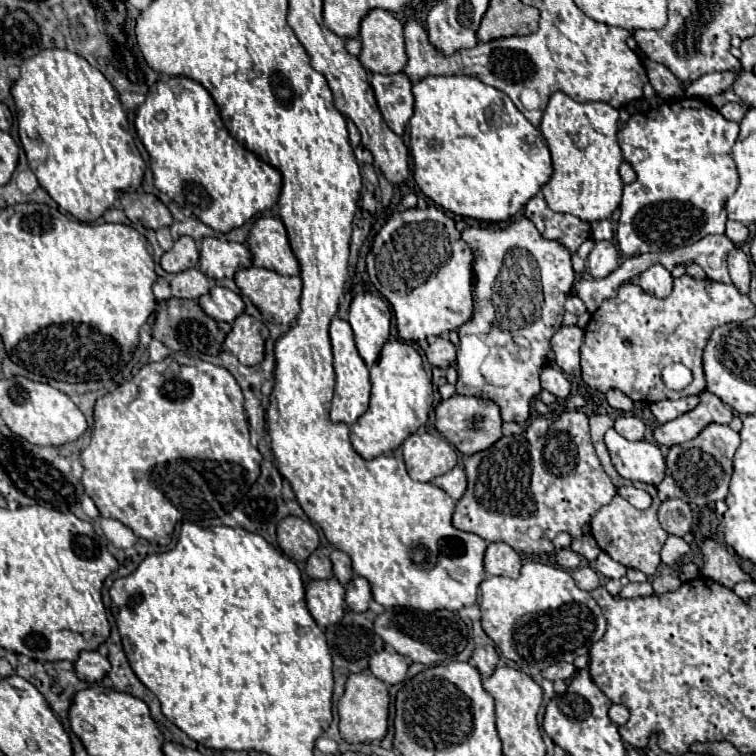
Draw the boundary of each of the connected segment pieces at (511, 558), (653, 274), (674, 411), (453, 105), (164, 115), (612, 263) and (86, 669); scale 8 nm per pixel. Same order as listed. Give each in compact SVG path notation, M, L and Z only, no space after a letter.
M493 542L485 550L483 566L485 566L487 574L517 578L519 570L521 570L521 558L511 546L507 546L503 542Z
M655 264L651 268L647 268L641 276L639 276L639 286L655 296L655 298L665 298L671 294L671 286L673 286L673 278L669 274L669 270L665 270L663 266Z
M685 396L679 400L661 400L651 404L651 412L657 418L657 422L665 424L669 420L675 420L677 416L693 410L699 404L699 396Z
M453 74L453 76L425 76L419 82L413 84L413 96L415 96L415 114L409 120L409 150L411 150L411 158L413 158L413 178L417 182L417 186L421 188L421 192L425 196L429 196L437 206L441 206L443 210L455 214L455 216L463 216L463 218L475 218L475 220L485 220L485 222L503 222L509 220L513 214L517 214L539 190L541 186L551 178L553 174L553 166L551 166L551 154L549 148L539 132L539 128L535 128L519 110L517 106L511 102L511 98L503 92L499 92L493 86L483 84L479 78L475 76L465 76L465 74Z
M171 76L167 80L157 80L145 98L145 102L137 108L135 128L151 156L151 170L155 176L155 186L165 192L171 200L187 208L195 214L203 224L211 226L217 232L229 232L233 228L243 226L249 218L271 208L281 190L281 174L259 160L253 152L245 150L223 126L219 108L215 106L211 94L195 80L185 76Z
M601 240L595 242L595 248L591 250L587 258L587 268L593 278L605 278L619 266L619 252L613 242Z
M81 652L73 666L75 666L77 678L89 684L99 682L109 672L109 660L99 652Z

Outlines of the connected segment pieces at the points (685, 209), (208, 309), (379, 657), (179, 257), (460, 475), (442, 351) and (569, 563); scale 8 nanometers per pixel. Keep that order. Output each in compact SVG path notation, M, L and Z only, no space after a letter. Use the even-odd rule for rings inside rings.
M699 98L665 102L659 108L637 112L621 128L623 158L637 174L637 180L623 188L617 226L619 248L625 256L675 250L709 234L725 234L725 202L739 184L731 156L739 124L725 120L719 110L705 104L709 102Z
M213 286L209 290L209 294L199 298L199 304L205 310L205 314L209 314L213 320L229 322L229 324L245 310L241 296L229 288L221 288L221 286Z
M381 650L375 656L371 656L369 660L369 670L375 678L383 680L385 684L397 684L401 680L405 680L409 668L409 660L393 650Z
M181 236L169 252L161 256L161 268L169 274L183 272L187 268L199 268L199 250L189 236Z
M455 466L453 470L449 470L443 476L437 476L433 480L433 484L441 490L445 490L453 500L459 500L465 494L467 488L467 478L465 478L465 470L461 466Z
M437 336L429 340L429 348L425 356L431 366L449 368L455 362L455 346L449 342L447 336Z
M561 548L555 558L557 558L557 564L565 570L575 570L579 566L579 556L571 548Z

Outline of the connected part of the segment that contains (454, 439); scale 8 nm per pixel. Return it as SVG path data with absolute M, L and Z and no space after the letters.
M455 394L453 398L439 402L439 406L435 408L435 414L437 414L435 428L465 456L487 450L491 444L495 444L503 436L501 434L501 424L503 424L501 412L491 400Z

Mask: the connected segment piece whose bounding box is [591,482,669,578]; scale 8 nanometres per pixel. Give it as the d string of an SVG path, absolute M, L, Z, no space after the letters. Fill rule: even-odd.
M635 482L635 486L643 488L651 494L651 498L653 498L651 506L647 510L639 510L639 508L631 506L627 500L623 500L621 496L615 496L609 504L605 504L591 518L591 534L597 540L599 548L603 552L607 552L615 562L623 564L625 568L641 570L643 574L647 574L647 578L651 578L655 574L655 570L659 568L659 564L661 564L659 552L661 552L669 534L659 526L659 520L657 520L657 508L659 508L661 500L657 496L655 486L641 484L641 482Z

